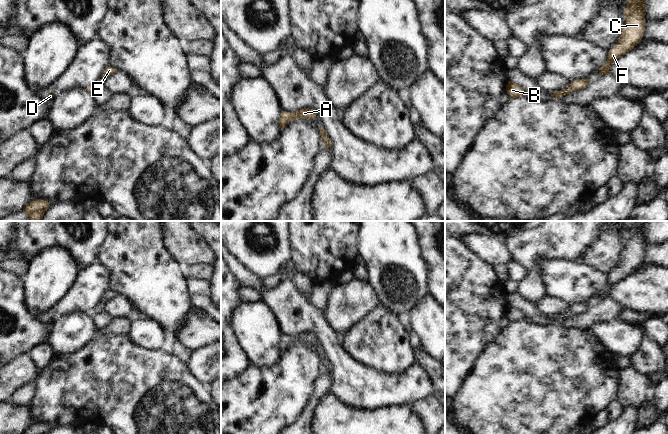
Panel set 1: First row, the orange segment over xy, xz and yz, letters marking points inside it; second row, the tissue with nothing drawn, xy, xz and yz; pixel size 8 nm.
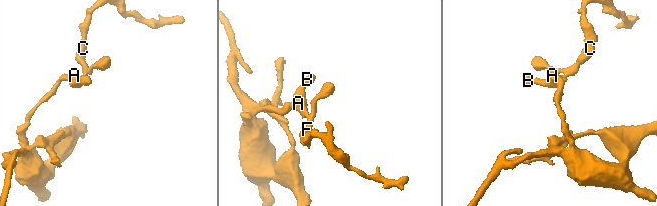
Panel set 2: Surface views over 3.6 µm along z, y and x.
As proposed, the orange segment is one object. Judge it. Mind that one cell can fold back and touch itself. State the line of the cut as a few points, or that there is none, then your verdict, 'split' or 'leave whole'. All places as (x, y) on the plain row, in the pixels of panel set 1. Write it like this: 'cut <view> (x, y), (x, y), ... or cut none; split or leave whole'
cut none; leave whole

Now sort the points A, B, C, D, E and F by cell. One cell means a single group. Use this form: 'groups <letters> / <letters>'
groups A B C D E F

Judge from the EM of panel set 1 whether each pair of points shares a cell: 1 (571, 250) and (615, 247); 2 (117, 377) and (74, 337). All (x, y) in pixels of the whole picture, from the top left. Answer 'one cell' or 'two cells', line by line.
1: two cells
2: two cells

